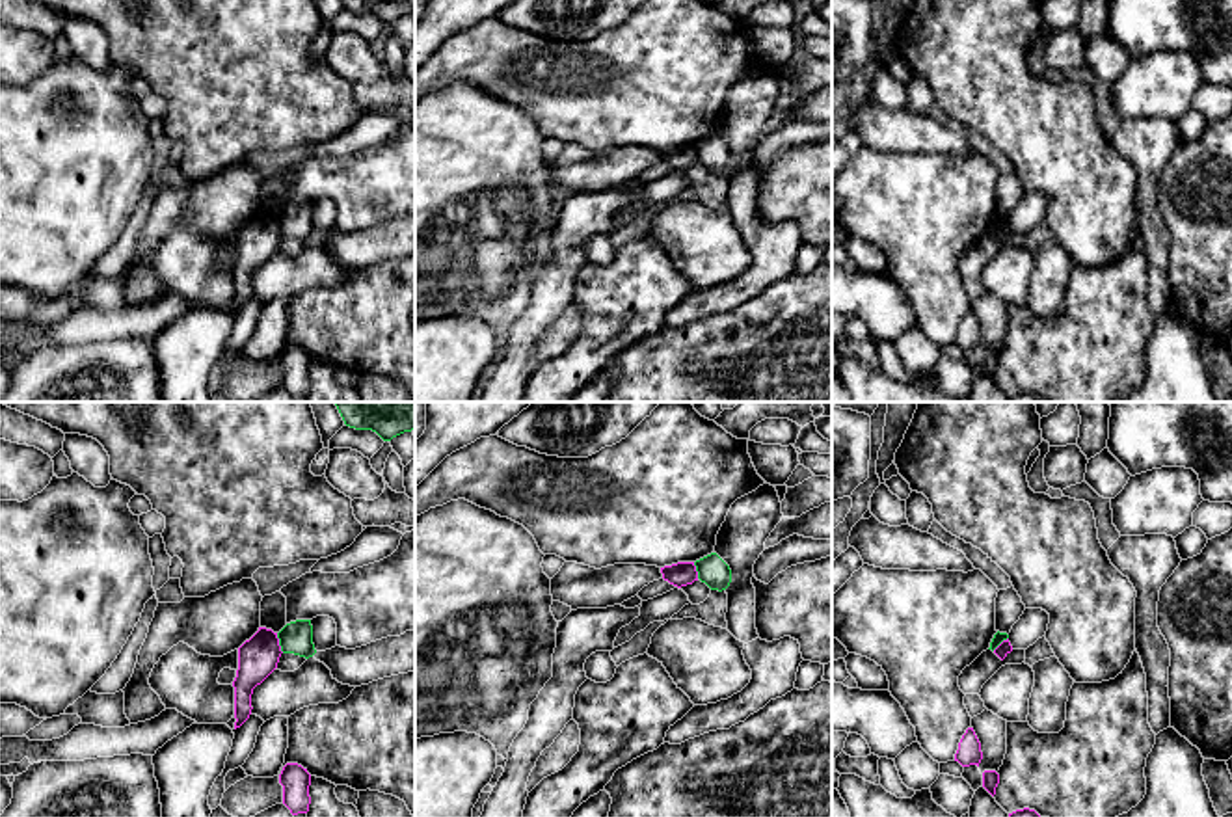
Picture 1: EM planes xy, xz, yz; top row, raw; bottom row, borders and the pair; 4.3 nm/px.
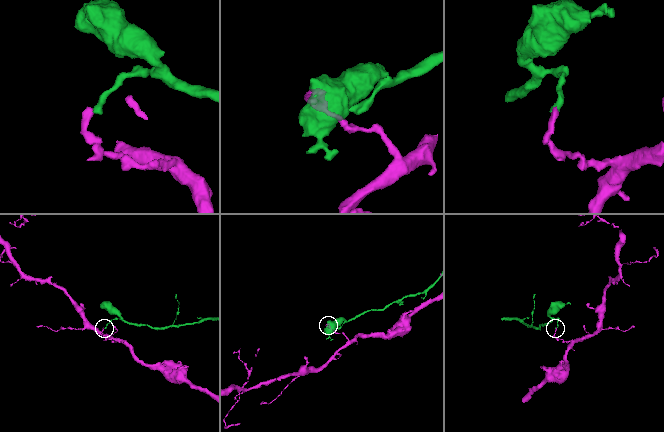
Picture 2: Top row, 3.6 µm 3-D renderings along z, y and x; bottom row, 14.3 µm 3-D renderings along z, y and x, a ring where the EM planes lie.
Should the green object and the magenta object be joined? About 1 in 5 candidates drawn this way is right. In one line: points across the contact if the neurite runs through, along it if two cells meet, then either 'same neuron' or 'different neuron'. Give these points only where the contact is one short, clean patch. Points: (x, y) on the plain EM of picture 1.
border along xy (276, 216), (283, 235); different neuron

